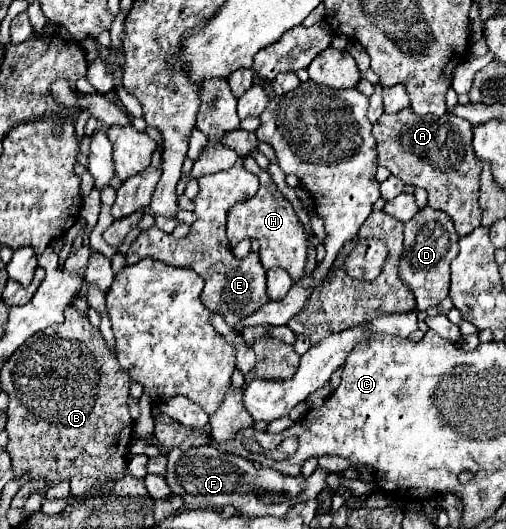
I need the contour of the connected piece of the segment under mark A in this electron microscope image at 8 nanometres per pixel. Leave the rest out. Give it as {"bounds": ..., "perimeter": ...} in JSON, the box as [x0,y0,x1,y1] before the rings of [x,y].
{"bounds":[373,108,481,236],"perimeter":[[[411,108],[395,112],[395,114],[383,114],[379,122],[373,124],[373,136],[377,140],[377,160],[379,166],[385,166],[393,176],[401,178],[409,176],[411,170],[409,160],[437,160],[441,164],[441,170],[423,170],[423,162],[413,162],[413,166],[419,164],[419,174],[413,174],[413,186],[421,186],[427,190],[427,204],[435,210],[443,210],[451,216],[455,230],[459,236],[471,234],[477,226],[481,226],[481,208],[479,208],[479,172],[481,172],[481,160],[475,156],[471,148],[473,138],[473,126],[457,116],[451,116],[449,112],[443,116],[415,116]]]}

